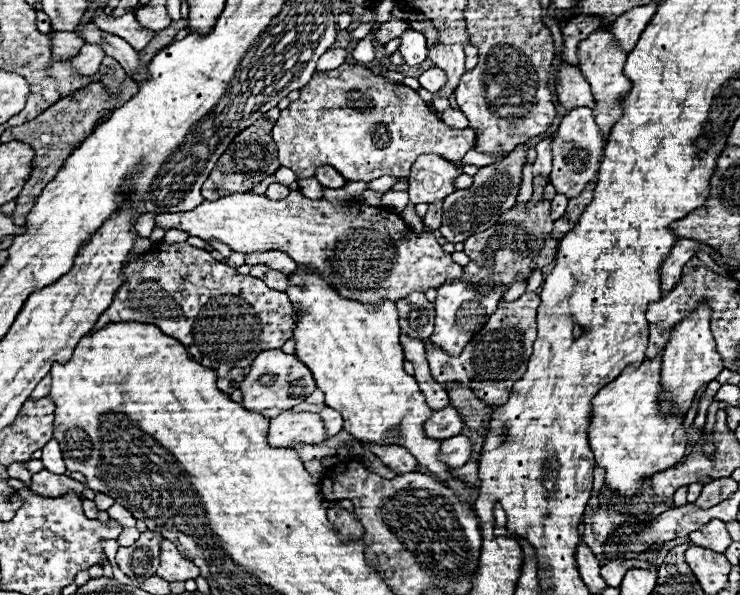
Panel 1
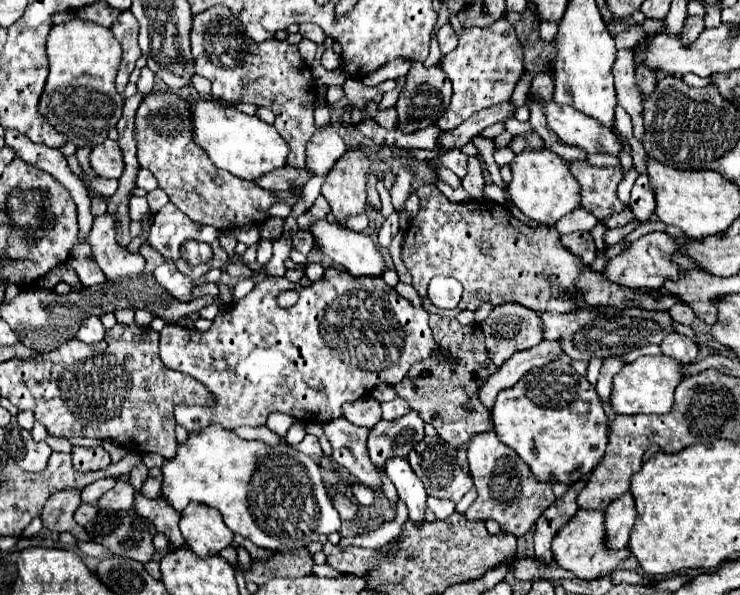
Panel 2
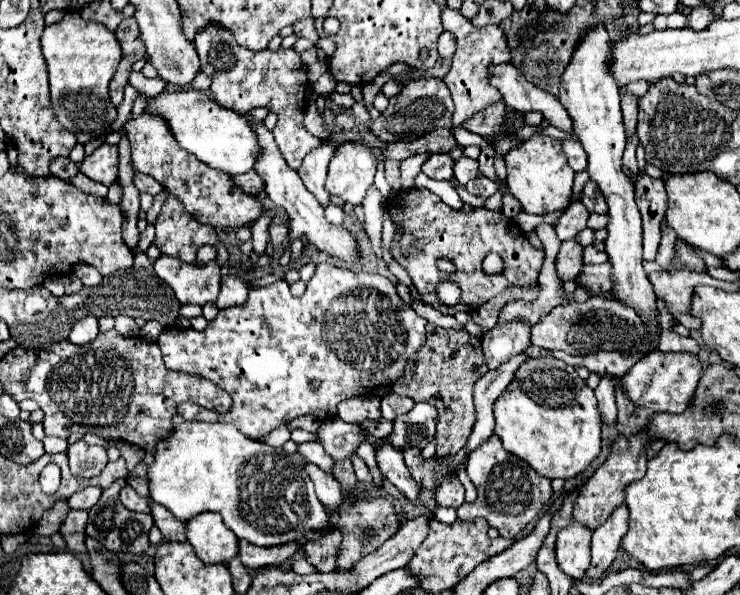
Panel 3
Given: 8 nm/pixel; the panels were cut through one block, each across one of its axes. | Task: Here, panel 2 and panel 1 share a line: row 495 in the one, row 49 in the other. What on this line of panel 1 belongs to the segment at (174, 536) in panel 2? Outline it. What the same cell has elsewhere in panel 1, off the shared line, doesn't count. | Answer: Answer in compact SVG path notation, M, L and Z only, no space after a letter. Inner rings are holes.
M104 12L104 14L96 16L92 22L104 32L110 32L114 36L124 38L138 52L142 48L146 48L146 44L150 42L150 36L154 36L154 32L148 32L138 24L134 12L126 12L124 16L118 16L118 18L112 18L108 12Z

